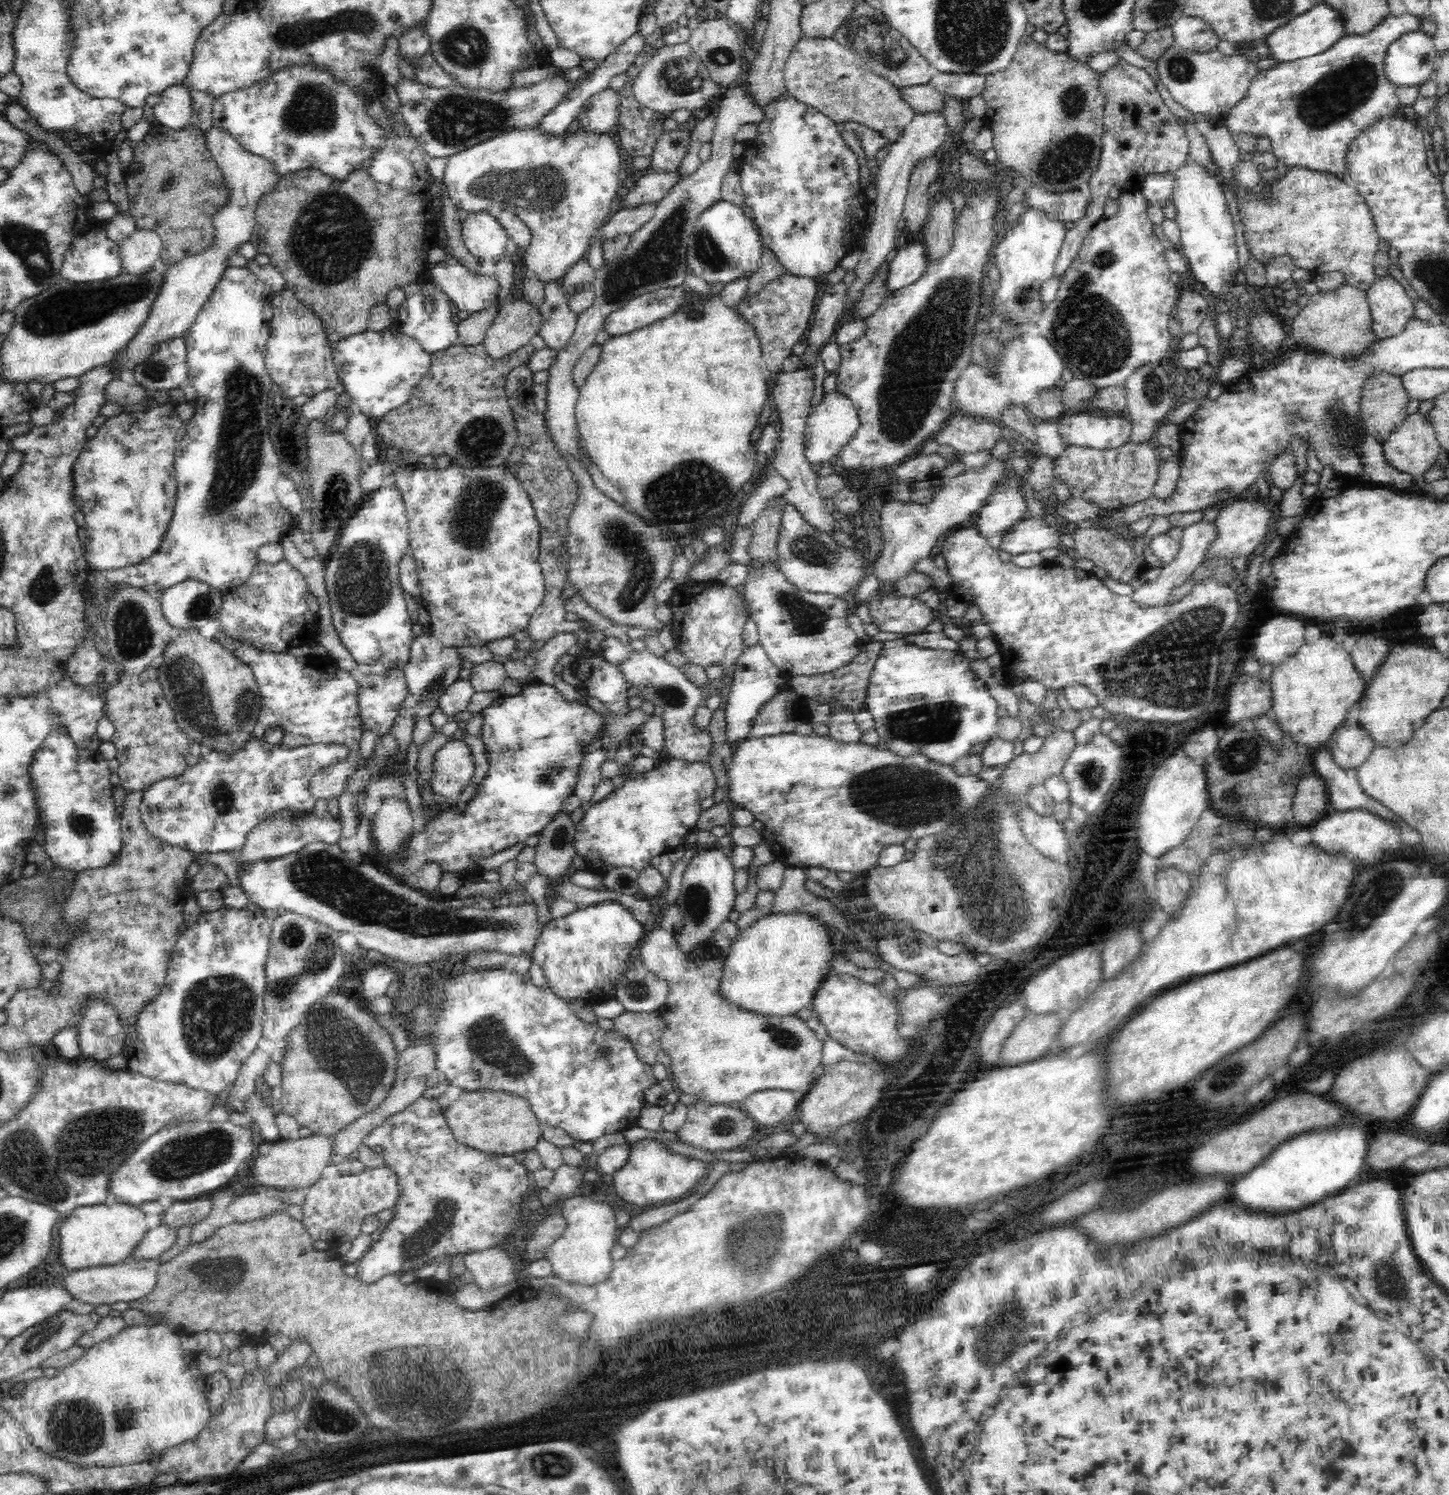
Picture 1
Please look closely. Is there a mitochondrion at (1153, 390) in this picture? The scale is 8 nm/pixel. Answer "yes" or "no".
yes

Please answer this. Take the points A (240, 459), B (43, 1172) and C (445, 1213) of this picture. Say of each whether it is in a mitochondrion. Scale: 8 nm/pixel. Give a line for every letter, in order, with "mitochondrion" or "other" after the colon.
A: mitochondrion
B: mitochondrion
C: mitochondrion

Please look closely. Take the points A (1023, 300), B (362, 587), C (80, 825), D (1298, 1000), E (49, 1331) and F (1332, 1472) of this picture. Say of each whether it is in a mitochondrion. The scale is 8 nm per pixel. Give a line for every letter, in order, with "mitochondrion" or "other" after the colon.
A: mitochondrion
B: mitochondrion
C: mitochondrion
D: other
E: mitochondrion
F: other

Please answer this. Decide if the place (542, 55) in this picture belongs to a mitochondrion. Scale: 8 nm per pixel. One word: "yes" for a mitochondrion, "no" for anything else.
no

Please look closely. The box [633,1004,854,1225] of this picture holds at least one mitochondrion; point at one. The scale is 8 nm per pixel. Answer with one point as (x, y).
(787, 1039)

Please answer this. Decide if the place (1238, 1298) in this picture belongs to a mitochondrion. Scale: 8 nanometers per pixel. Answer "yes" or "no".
no

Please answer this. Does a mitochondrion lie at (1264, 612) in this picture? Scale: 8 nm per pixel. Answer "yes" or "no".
no

